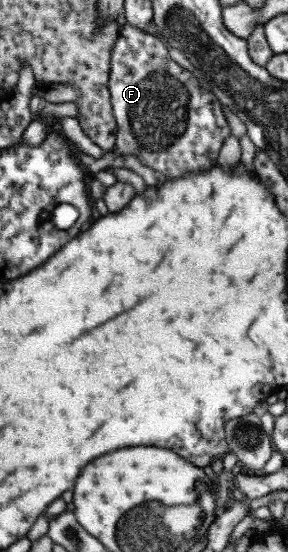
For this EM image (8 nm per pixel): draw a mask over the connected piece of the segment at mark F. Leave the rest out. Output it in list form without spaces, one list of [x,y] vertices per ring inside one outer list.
[[[128,22],[118,28],[118,37],[111,49],[109,92],[113,116],[117,123],[116,149],[124,155],[134,155],[144,165],[166,177],[182,177],[192,171],[204,171],[217,164],[224,140],[231,134],[222,112],[221,101],[202,88],[192,72],[172,60],[160,38],[143,32]]]

